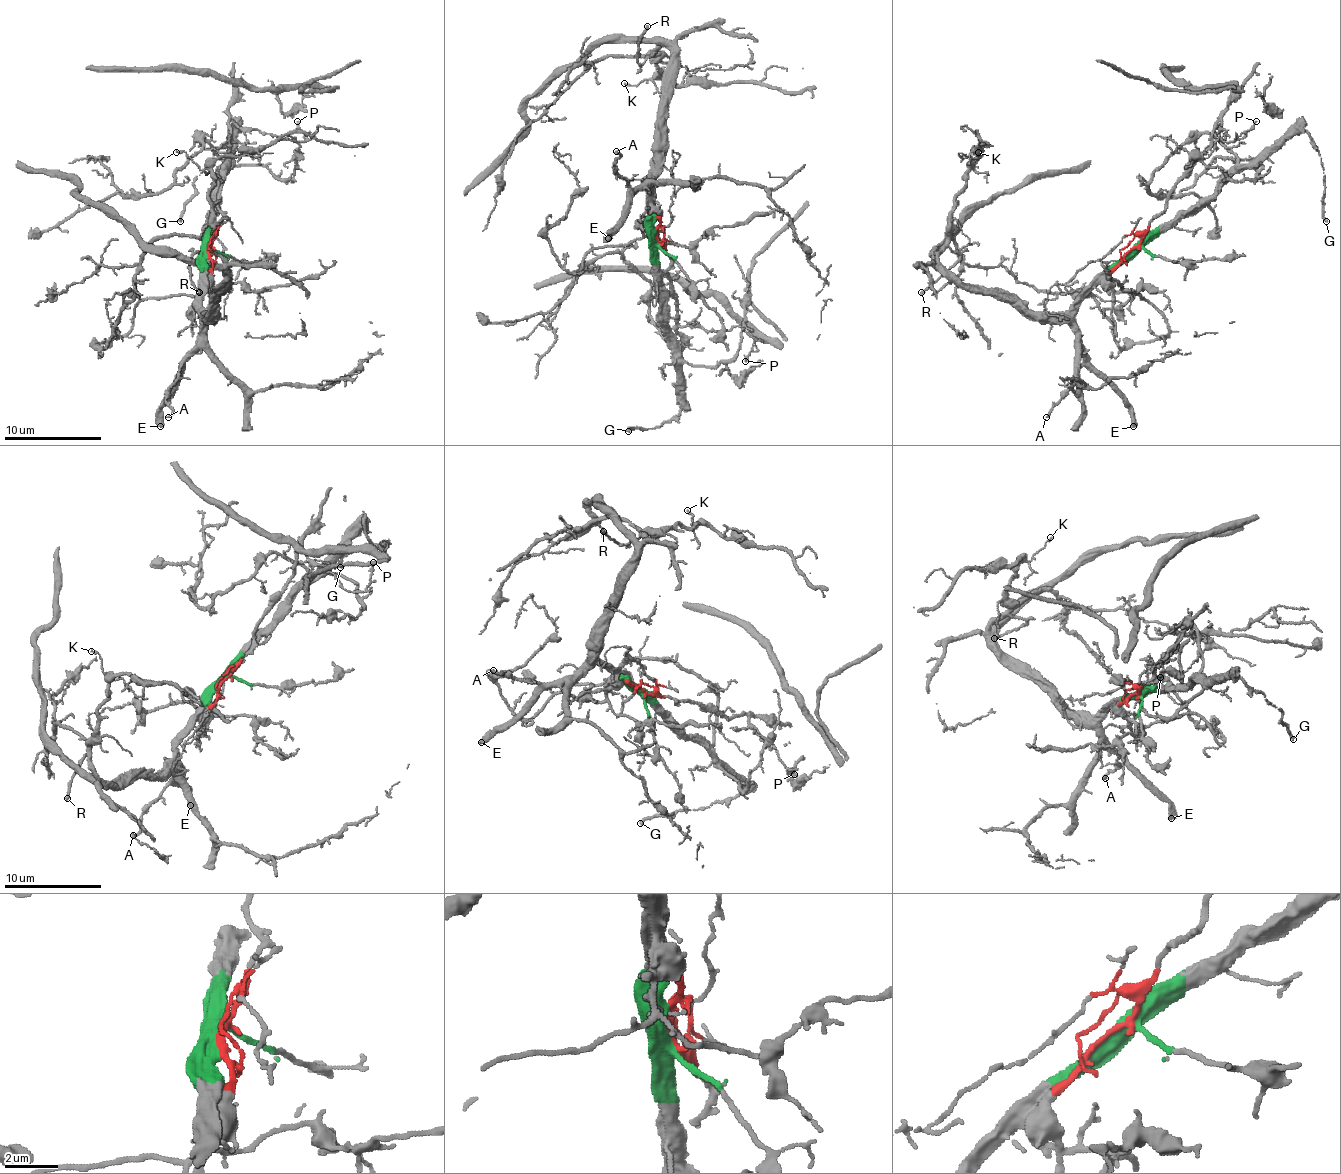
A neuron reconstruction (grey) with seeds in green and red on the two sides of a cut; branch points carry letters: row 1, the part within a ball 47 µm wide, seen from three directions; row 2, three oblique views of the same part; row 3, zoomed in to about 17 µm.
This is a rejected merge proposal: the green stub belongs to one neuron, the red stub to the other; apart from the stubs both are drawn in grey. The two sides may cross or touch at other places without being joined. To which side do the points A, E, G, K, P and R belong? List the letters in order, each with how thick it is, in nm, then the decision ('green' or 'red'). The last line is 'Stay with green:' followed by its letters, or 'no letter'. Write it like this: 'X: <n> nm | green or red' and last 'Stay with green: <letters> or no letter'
A: 190 nm | green
E: 440 nm | green
G: 200 nm | green
K: 130 nm | green
P: 180 nm | red
R: 170 nm | green
Stay with green: A, E, G, K, R

